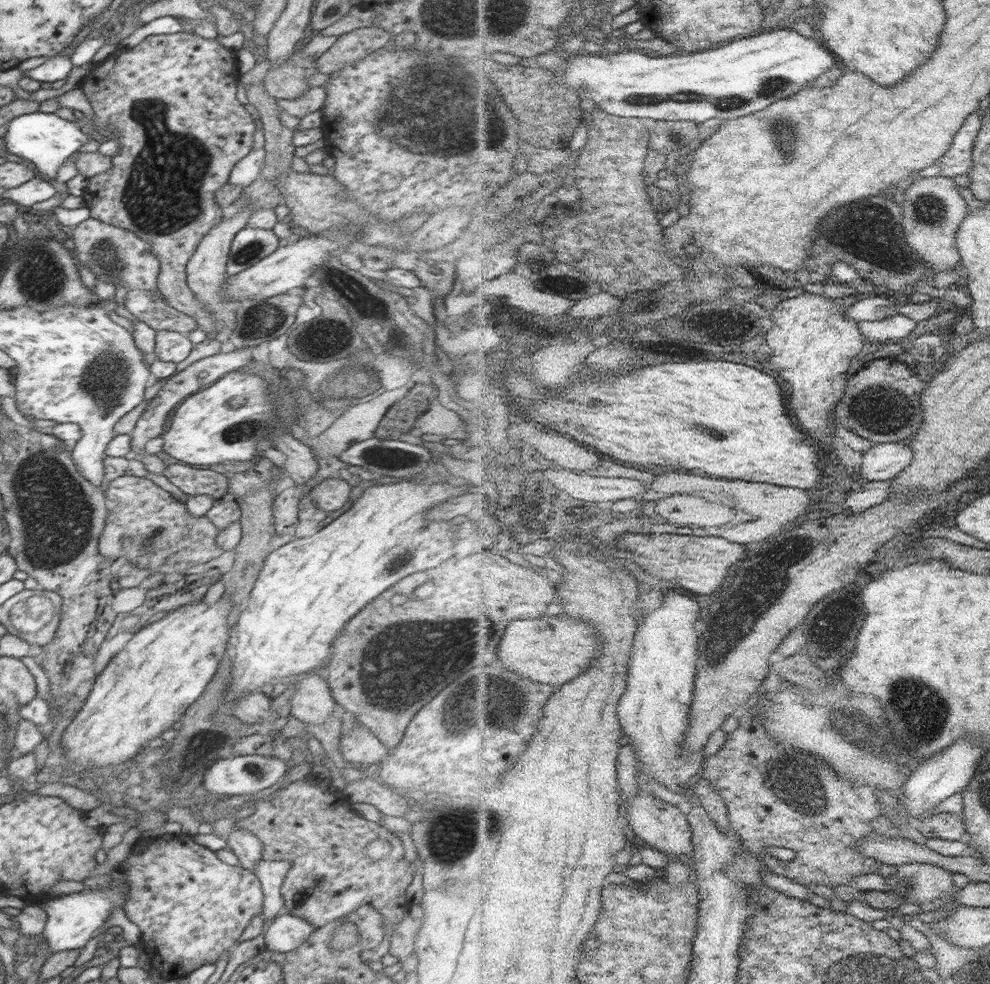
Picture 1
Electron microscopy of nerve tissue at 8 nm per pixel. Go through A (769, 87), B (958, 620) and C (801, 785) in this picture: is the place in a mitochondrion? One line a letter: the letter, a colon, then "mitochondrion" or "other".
A: mitochondrion
B: other
C: mitochondrion

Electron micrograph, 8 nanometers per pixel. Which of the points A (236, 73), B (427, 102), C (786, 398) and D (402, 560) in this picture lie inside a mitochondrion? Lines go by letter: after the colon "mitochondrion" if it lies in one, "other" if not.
A: other
B: mitochondrion
C: other
D: mitochondrion

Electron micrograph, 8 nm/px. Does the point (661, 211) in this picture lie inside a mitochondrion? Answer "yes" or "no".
no

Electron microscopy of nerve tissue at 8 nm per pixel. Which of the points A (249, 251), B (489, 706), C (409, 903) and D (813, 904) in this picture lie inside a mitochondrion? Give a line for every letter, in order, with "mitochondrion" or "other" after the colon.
A: mitochondrion
B: mitochondrion
C: other
D: other

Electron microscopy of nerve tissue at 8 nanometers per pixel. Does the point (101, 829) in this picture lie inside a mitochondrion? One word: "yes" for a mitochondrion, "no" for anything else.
no

